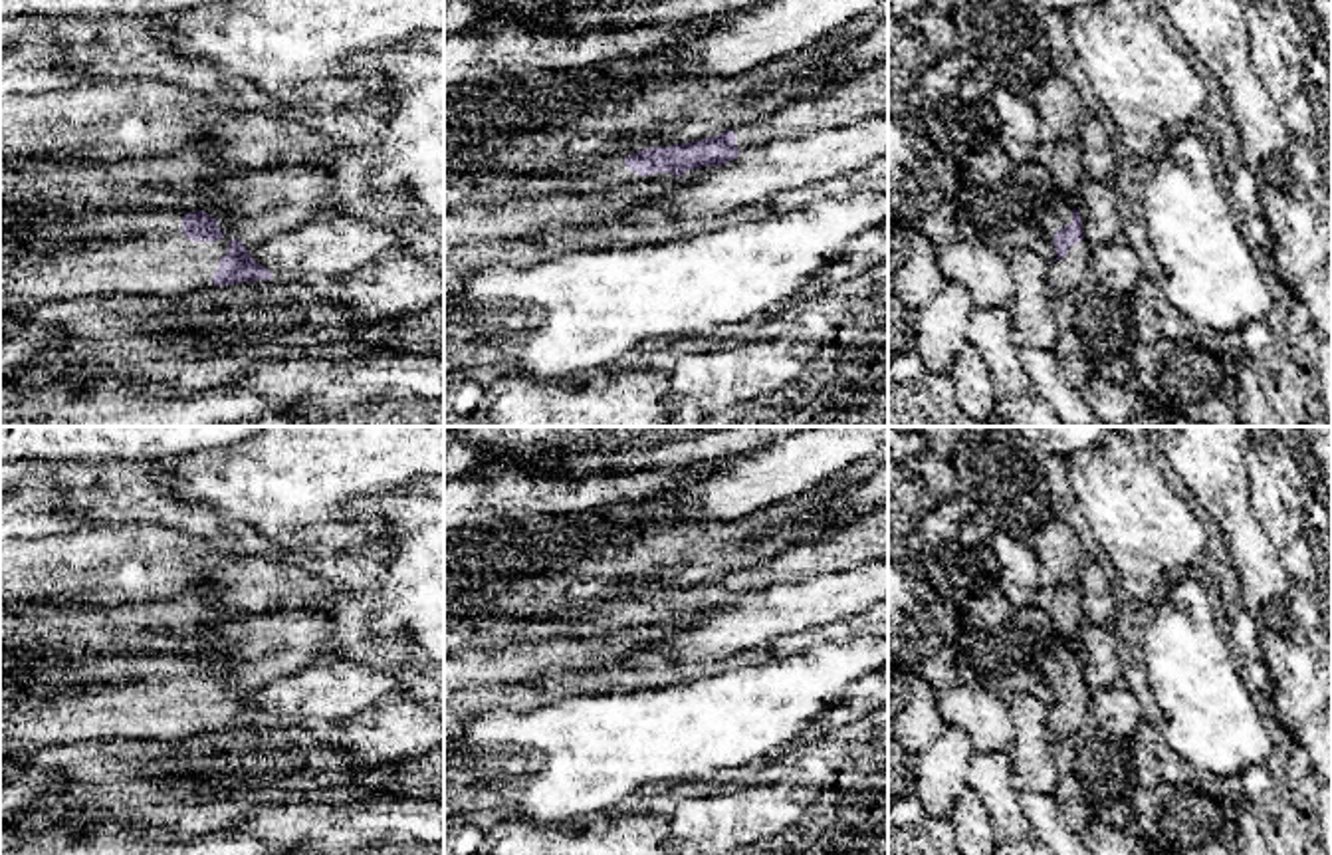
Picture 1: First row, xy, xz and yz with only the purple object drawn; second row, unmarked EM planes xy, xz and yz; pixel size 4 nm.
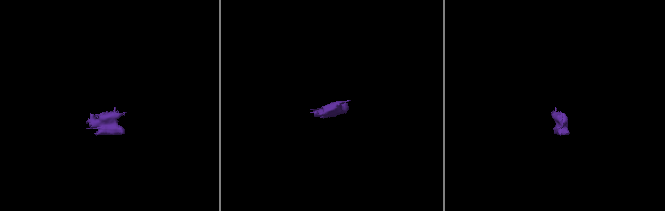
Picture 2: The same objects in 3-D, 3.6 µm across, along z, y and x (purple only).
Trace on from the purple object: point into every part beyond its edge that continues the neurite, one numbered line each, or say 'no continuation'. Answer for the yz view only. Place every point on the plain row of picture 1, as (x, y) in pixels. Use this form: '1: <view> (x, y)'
1: yz (1073, 717)

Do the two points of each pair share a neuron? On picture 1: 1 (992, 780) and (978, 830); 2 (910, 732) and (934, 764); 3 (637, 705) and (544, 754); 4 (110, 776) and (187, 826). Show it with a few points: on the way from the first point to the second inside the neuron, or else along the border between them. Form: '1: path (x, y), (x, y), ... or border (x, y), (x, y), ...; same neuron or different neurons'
1: border (970, 790), (982, 802), (996, 834); different neurons
2: border (948, 727), (918, 754); different neurons
3: path (613, 729), (589, 752), (567, 754); same neuron
4: path (129, 778), (143, 782), (167, 806); same neuron

